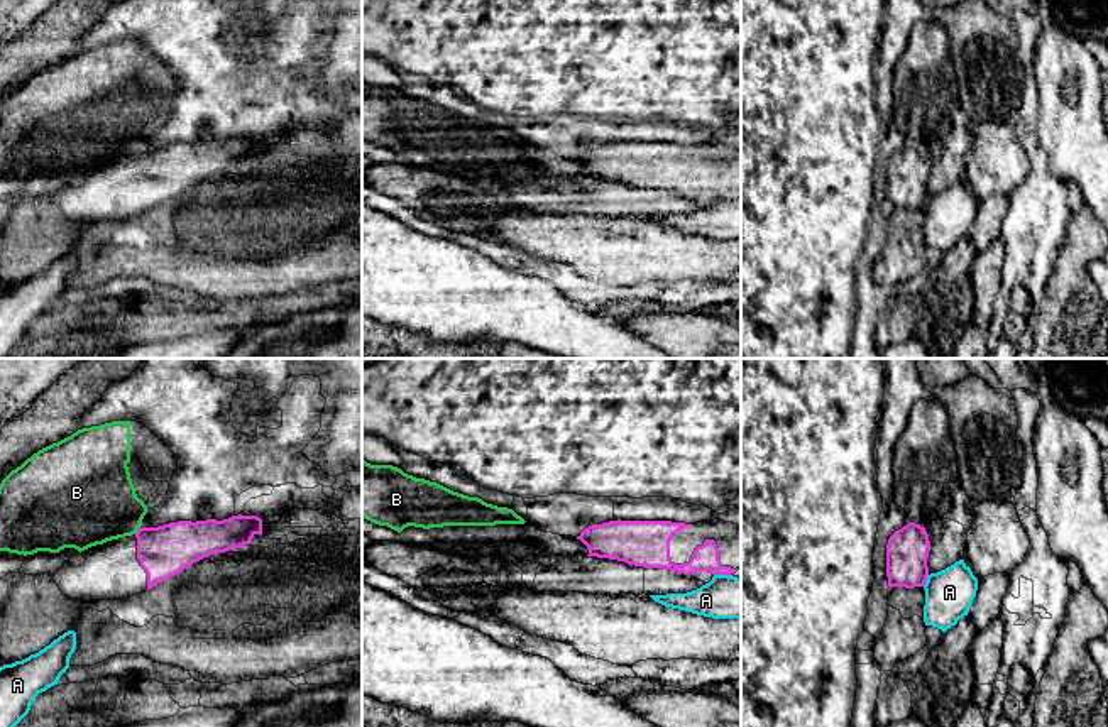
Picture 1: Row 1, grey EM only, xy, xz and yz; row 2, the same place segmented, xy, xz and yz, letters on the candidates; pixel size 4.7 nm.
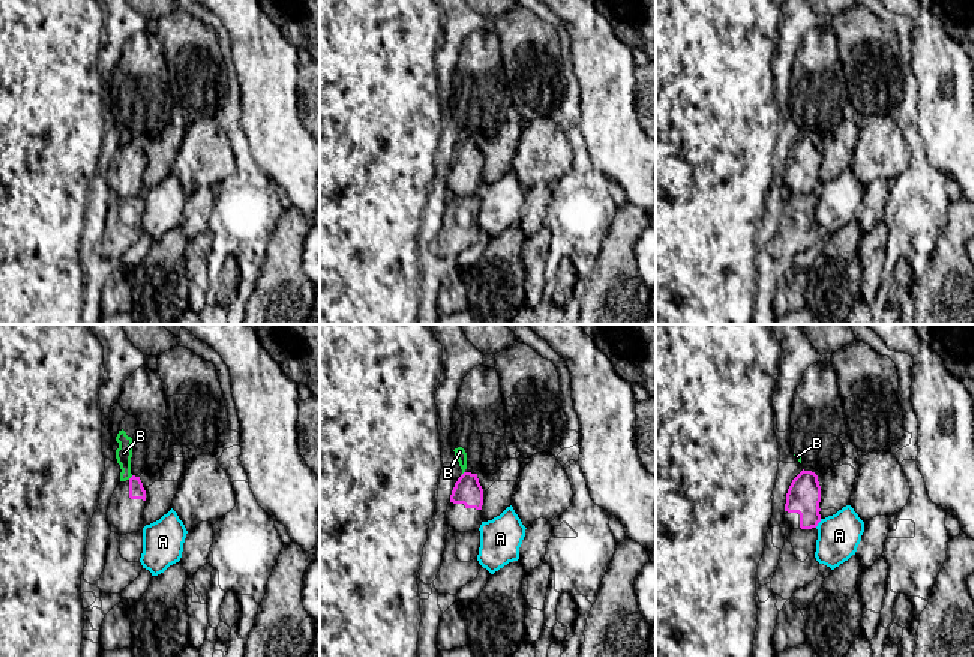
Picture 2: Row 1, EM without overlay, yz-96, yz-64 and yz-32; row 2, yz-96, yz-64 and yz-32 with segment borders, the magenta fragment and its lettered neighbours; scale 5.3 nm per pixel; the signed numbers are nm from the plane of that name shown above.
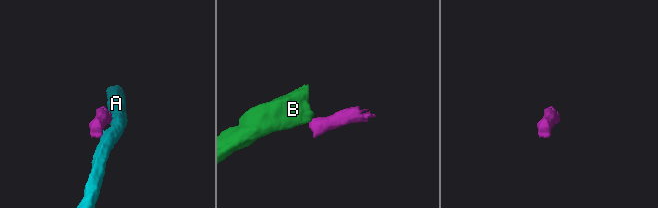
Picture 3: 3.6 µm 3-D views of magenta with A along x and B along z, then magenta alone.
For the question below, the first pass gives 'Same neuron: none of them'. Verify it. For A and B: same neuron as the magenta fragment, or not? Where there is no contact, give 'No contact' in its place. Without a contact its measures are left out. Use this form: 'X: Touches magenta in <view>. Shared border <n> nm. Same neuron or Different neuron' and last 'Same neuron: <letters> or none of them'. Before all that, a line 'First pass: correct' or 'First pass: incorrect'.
First pass: correct
A: Touches magenta in yz. Shared border 70 nm. Different neuron
B: Touches magenta in xy. Shared border 50 nm. Different neuron
Same neuron: none of them

